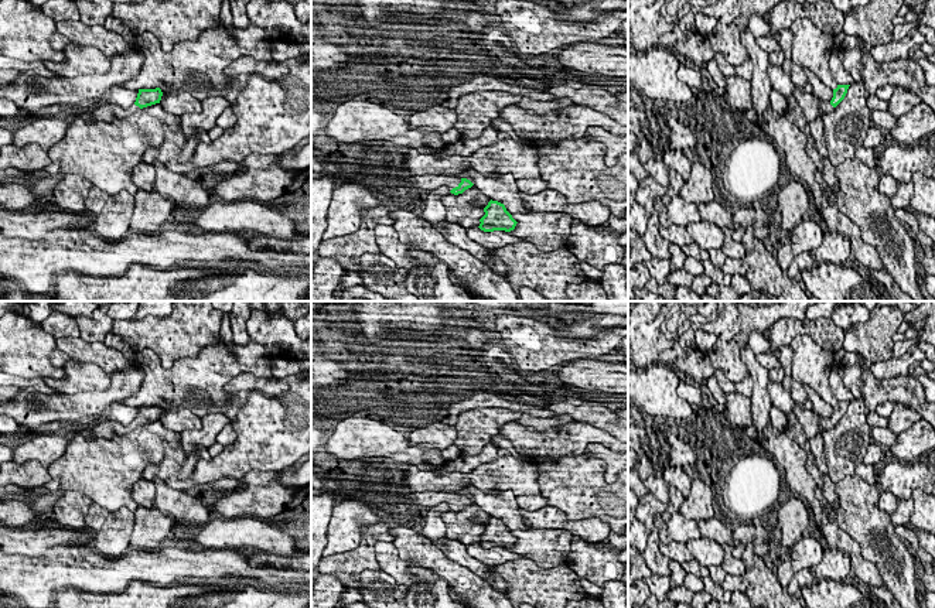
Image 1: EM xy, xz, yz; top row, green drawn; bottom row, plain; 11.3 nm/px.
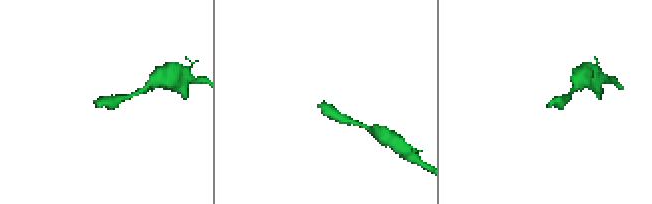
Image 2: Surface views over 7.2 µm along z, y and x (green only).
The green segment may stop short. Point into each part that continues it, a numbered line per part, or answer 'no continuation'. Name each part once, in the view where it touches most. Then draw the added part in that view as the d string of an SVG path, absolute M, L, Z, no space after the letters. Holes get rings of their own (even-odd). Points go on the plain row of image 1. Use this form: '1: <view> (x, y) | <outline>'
1: xz (427, 498) | M424 491L424 492L412 492L412 493L409 492L405 498L399 498L396 492L395 499L402 501L403 505L412 502L427 508L446 502L451 508L453 505L458 503L461 495L455 492L446 493L446 492Z

